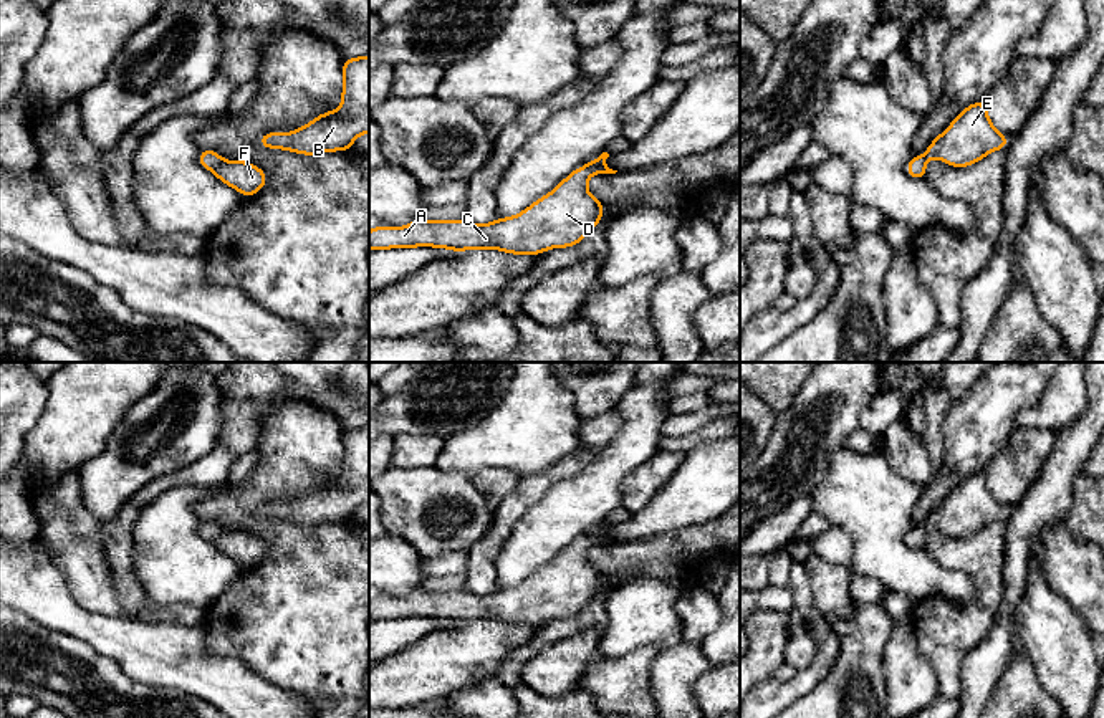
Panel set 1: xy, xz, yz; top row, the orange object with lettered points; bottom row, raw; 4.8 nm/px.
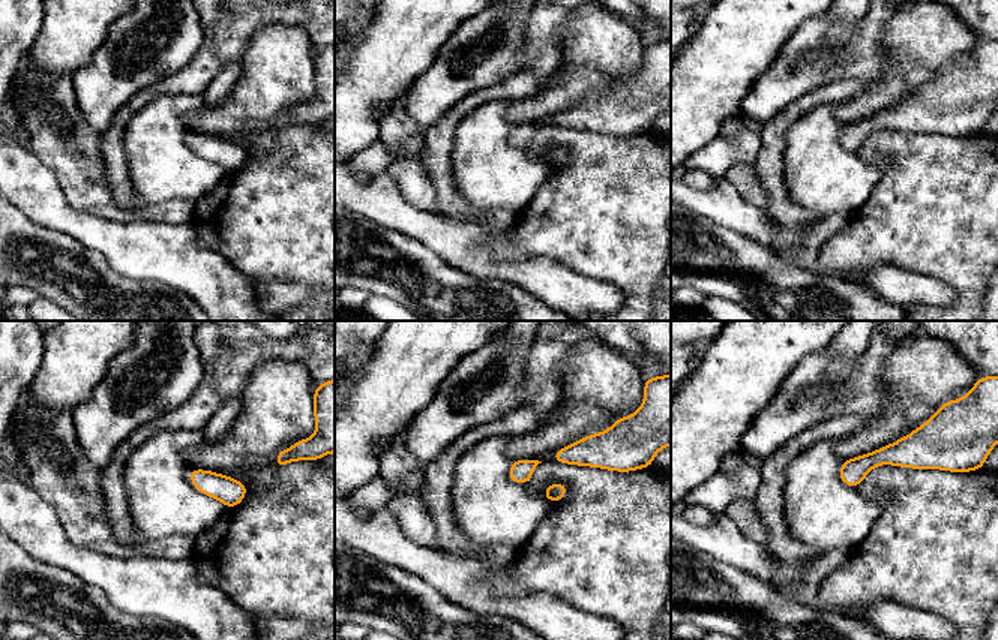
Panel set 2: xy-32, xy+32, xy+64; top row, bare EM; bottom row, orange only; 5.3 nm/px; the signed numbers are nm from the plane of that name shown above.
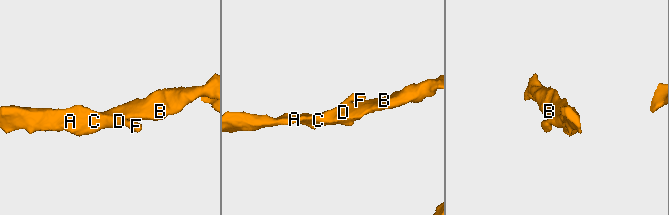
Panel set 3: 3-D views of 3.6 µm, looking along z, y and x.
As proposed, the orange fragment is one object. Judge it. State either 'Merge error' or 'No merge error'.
No merge error

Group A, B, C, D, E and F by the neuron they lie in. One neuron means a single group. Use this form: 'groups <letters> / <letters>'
groups A B C D E F

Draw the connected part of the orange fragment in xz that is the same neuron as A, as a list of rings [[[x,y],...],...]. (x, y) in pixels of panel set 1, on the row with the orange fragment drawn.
[[[602,152],[596,160],[586,162],[563,179],[550,194],[540,197],[523,212],[495,218],[490,223],[477,225],[467,220],[422,220],[409,222],[406,227],[381,225],[369,230],[369,250],[391,248],[447,248],[452,251],[465,250],[500,250],[511,255],[540,255],[551,248],[568,248],[578,245],[594,227],[599,225],[604,205],[588,190],[588,180],[596,174],[616,174],[604,160],[609,157]]]

